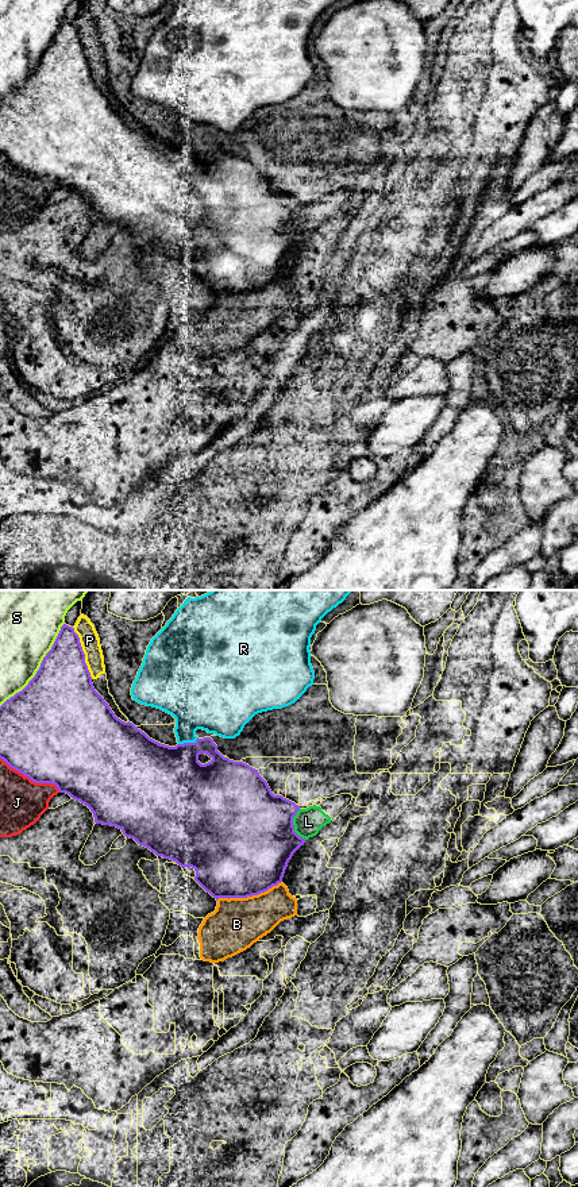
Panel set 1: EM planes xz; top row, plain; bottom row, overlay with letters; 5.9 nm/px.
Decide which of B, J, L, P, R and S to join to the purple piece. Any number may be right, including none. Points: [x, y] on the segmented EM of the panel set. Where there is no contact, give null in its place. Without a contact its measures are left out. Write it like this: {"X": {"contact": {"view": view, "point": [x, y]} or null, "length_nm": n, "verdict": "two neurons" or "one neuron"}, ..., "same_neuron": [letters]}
{"B": {"contact": {"view": "xz", "point": [249, 895]}, "length_nm": 400, "verdict": "two neurons"}, "J": {"contact": {"view": "xz", "point": [31, 779]}, "length_nm": 420, "verdict": "two neurons"}, "L": {"contact": {"view": "xz", "point": [293, 825]}, "length_nm": 190, "verdict": "two neurons"}, "P": {"contact": {"view": "xz", "point": [84, 654]}, "length_nm": 320, "verdict": "two neurons"}, "R": {"contact": {"view": "xz", "point": [188, 743]}, "length_nm": 130, "verdict": "two neurons"}, "S": {"contact": {"view": "xz", "point": [39, 667]}, "length_nm": 650, "verdict": "two neurons"}, "same_neuron": []}

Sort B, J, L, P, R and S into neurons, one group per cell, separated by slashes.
B L P / J / R / S

